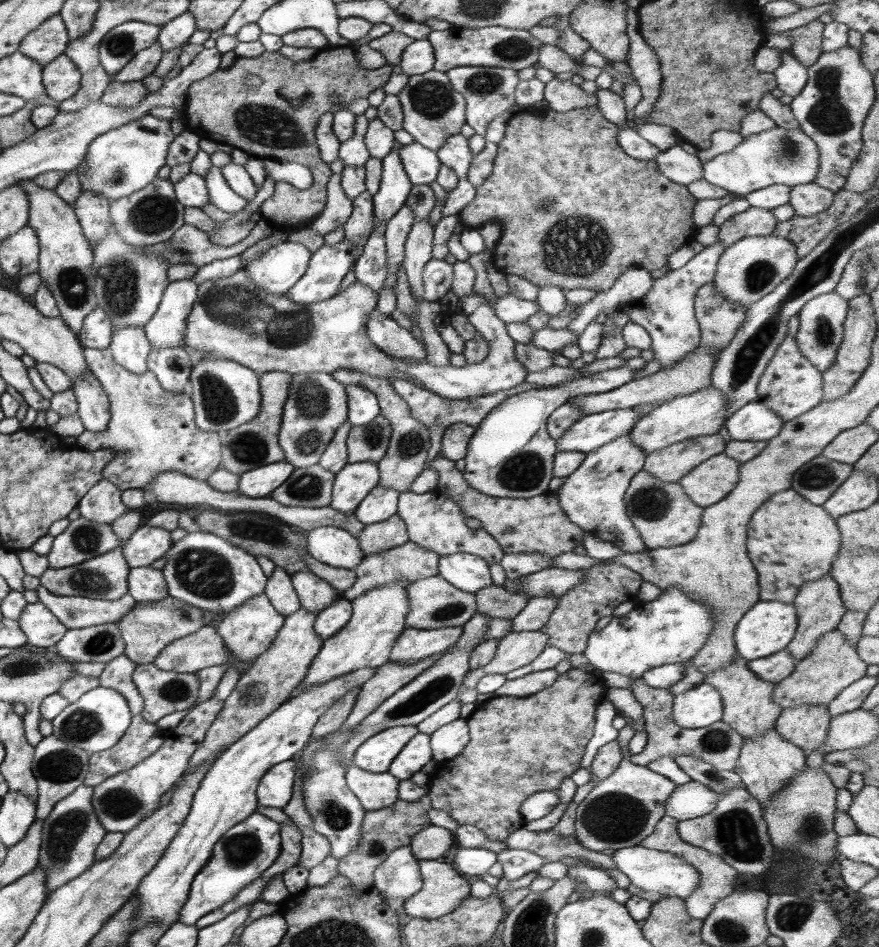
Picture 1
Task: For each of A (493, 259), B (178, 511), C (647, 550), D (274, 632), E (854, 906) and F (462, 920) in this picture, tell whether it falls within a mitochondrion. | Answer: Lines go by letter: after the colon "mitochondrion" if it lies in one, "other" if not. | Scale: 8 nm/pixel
A: other
B: other
C: other
D: other
E: other
F: other

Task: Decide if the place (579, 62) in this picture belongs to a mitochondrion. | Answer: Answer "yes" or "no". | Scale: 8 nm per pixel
no

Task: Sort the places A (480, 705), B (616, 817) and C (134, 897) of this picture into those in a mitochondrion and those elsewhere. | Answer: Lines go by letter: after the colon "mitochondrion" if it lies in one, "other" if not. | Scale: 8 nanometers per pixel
A: other
B: mitochondrion
C: other

